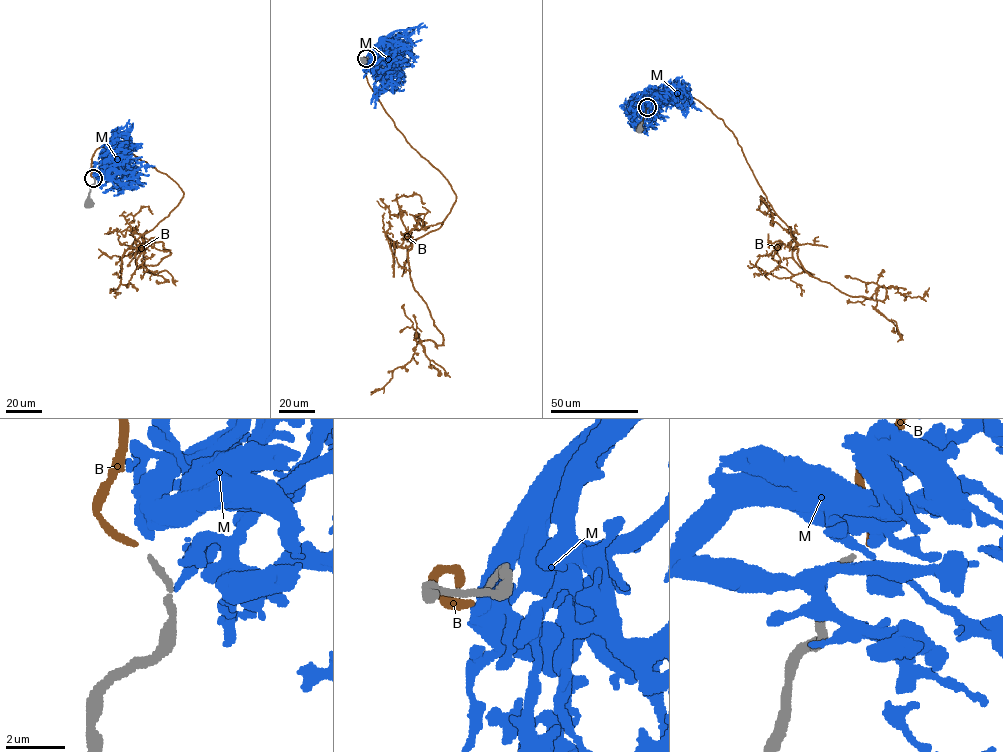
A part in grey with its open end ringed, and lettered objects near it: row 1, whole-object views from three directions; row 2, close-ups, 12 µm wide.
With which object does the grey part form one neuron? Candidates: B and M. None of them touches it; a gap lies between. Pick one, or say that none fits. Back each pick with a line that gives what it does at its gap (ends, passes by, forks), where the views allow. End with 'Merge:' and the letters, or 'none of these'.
B: it ends
Merge: B

